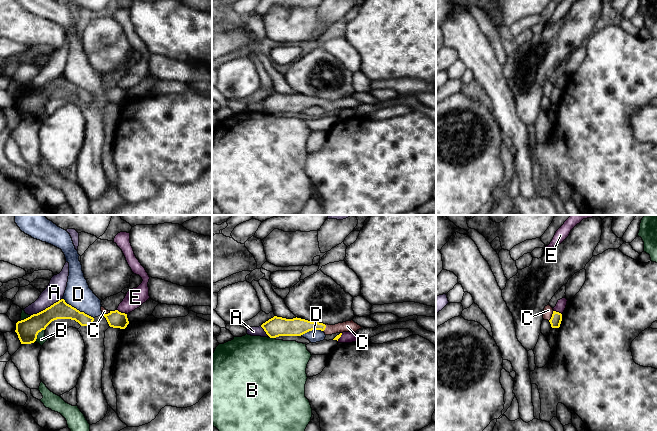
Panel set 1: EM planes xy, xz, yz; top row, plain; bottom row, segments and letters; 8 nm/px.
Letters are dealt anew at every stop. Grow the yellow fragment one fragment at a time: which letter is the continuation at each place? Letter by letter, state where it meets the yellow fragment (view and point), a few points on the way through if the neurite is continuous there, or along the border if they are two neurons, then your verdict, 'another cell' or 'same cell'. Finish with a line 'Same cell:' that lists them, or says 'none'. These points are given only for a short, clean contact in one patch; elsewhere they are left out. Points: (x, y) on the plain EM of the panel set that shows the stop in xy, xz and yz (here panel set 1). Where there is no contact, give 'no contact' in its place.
A: meets yellow in xy at (46, 84); border along xy (62, 74), (31, 91); another cell
B: meets yellow in xy at (37, 110); border along xy (44, 105), (38, 109), (34, 117); another cell
C: meets yellow in yz at (552, 91); runs through yz (555, 97), (552, 91), (548, 86); same cell
D: meets yellow in xy at (78, 86); border along xy (63, 74), (67, 79), (93, 94); another cell
E: meets yellow in xy at (122, 89); border along xy (117, 85), (126, 90); another cell
Same cell: C

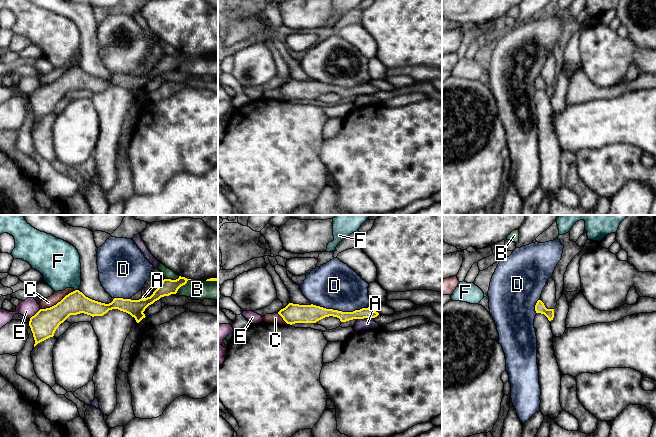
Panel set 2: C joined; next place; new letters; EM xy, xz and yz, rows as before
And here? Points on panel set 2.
A: meets yellow in xz at (365, 93); border along xz (372, 93), (358, 95); another cell
B: meets yellow in xy at (182, 61); border along xy (191, 55), (183, 60), (175, 69); another cell
C: meets yellow in xy at (58, 78); border along xy (73, 66), (55, 80), (41, 85); another cell
D: meets yellow in xz at (340, 87); border along xz (311, 79), (342, 87), (354, 87), (369, 83); another cell
E: meets yellow in xy at (35, 90); another cell
F: meets yellow in xy at (76, 66); border along xy (78, 65), (74, 67); another cell
Same cell: none

